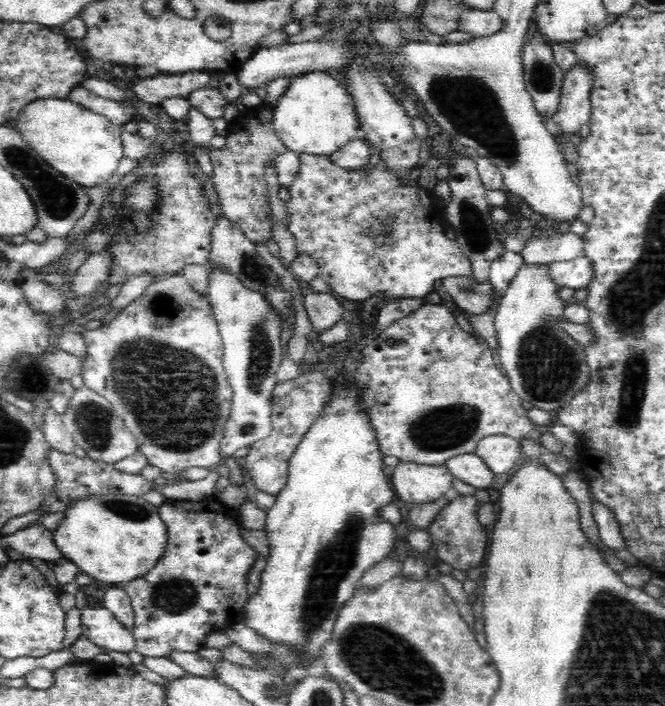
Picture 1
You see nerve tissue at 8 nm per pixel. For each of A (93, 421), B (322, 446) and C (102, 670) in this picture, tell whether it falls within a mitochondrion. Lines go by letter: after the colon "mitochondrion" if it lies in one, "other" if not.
A: mitochondrion
B: other
C: other

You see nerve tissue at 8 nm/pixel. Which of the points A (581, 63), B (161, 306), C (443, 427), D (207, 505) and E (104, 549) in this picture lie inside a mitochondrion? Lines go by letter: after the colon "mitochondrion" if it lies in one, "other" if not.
A: other
B: mitochondrion
C: mitochondrion
D: other
E: other

